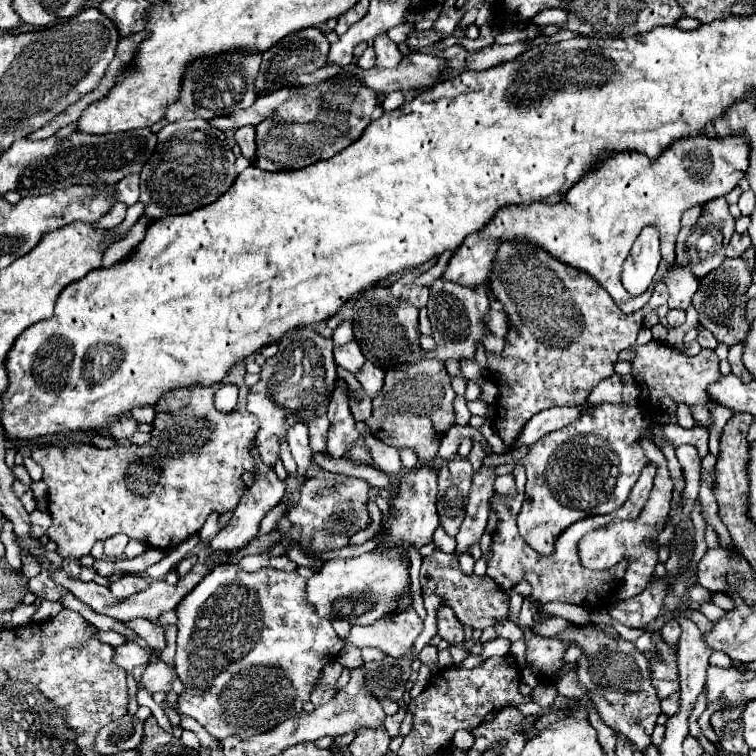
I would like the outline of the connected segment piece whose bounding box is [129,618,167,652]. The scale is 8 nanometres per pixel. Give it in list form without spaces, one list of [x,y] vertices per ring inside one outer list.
[[[135,618],[129,622],[129,628],[133,632],[137,632],[153,650],[165,650],[167,648],[167,640],[165,640],[165,634],[163,634],[163,628],[157,626],[157,624],[151,624],[149,620],[145,618]]]

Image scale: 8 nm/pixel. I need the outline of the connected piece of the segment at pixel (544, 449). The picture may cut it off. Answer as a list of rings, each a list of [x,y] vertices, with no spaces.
[[[599,404],[573,424],[537,440],[529,454],[519,460],[527,470],[525,502],[517,516],[523,540],[539,554],[551,554],[557,536],[569,524],[585,516],[611,514],[621,508],[643,466],[649,462],[639,446],[639,436],[653,440],[649,418],[639,408]]]

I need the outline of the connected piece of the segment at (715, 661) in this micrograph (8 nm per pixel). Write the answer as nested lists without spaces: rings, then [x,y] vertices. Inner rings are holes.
[[[721,651],[712,652],[709,658],[709,664],[719,666],[720,668],[731,668],[733,666],[731,658]]]

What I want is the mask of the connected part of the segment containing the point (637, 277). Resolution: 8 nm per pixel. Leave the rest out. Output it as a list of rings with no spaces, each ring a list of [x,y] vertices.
[[[653,226],[641,230],[635,240],[631,254],[627,256],[621,272],[621,282],[627,292],[645,292],[657,272],[661,254],[659,254],[659,234]]]

